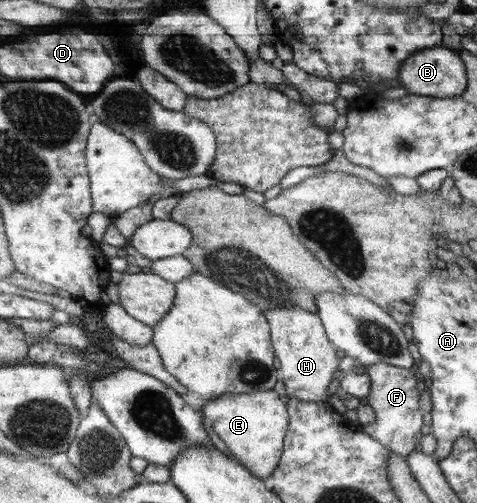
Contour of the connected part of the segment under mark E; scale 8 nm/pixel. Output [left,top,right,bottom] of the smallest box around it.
[201,390,290,480]

